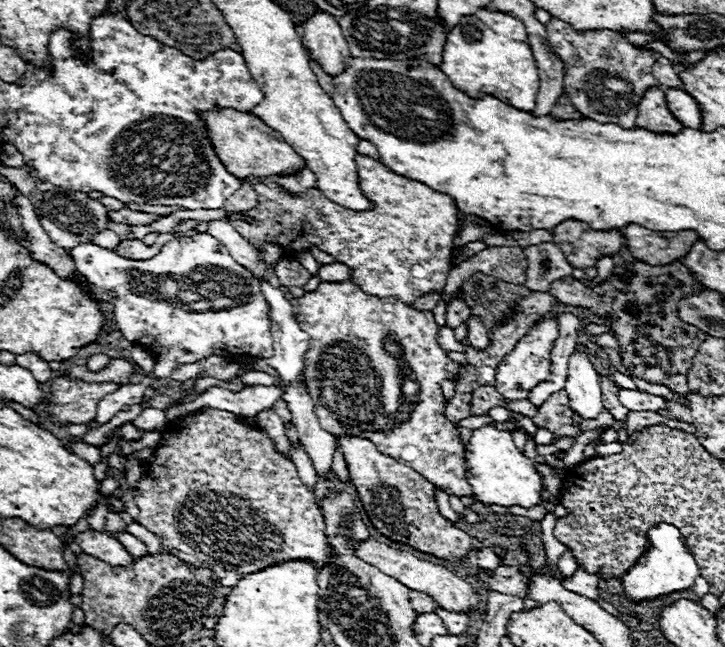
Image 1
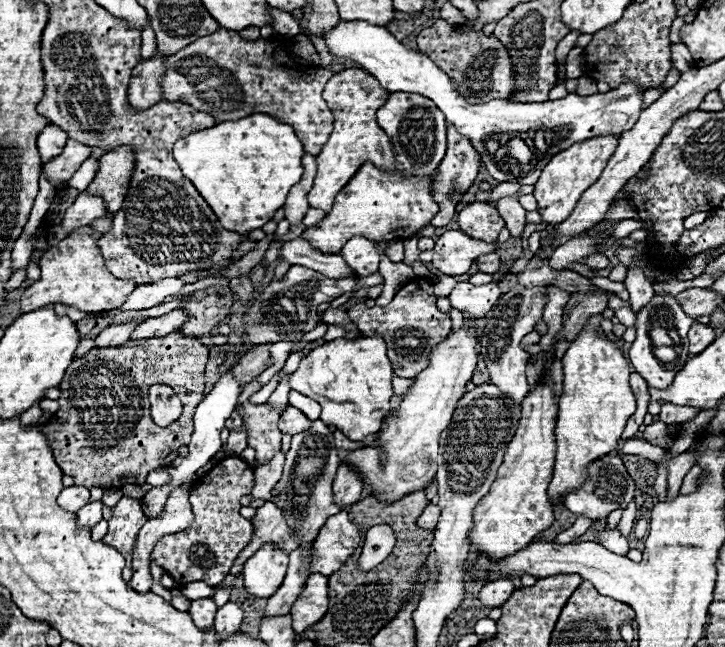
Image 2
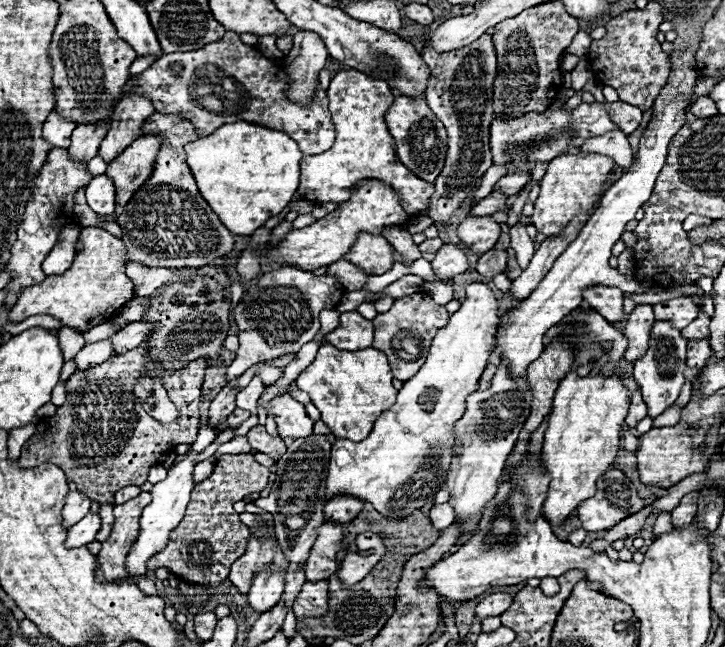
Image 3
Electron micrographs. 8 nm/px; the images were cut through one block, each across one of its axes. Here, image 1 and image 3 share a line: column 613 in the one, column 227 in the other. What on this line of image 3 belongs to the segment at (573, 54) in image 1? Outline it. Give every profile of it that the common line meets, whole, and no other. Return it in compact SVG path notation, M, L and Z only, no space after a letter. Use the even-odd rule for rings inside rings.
M226 32L220 40L192 52L174 52L158 58L136 82L128 82L124 92L144 94L154 102L156 112L180 114L190 120L198 136L208 136L228 122L254 122L292 136L302 154L320 154L334 144L334 124L328 112L328 98L320 84L312 104L300 106L284 96L288 74L262 56L256 46L240 42L236 32Z

